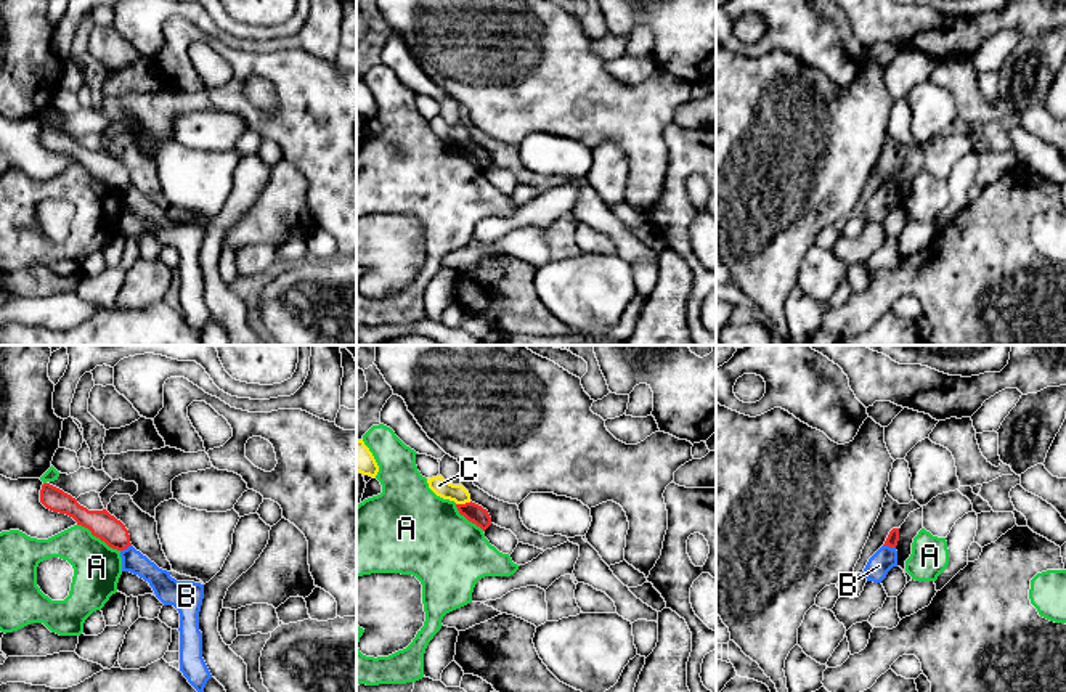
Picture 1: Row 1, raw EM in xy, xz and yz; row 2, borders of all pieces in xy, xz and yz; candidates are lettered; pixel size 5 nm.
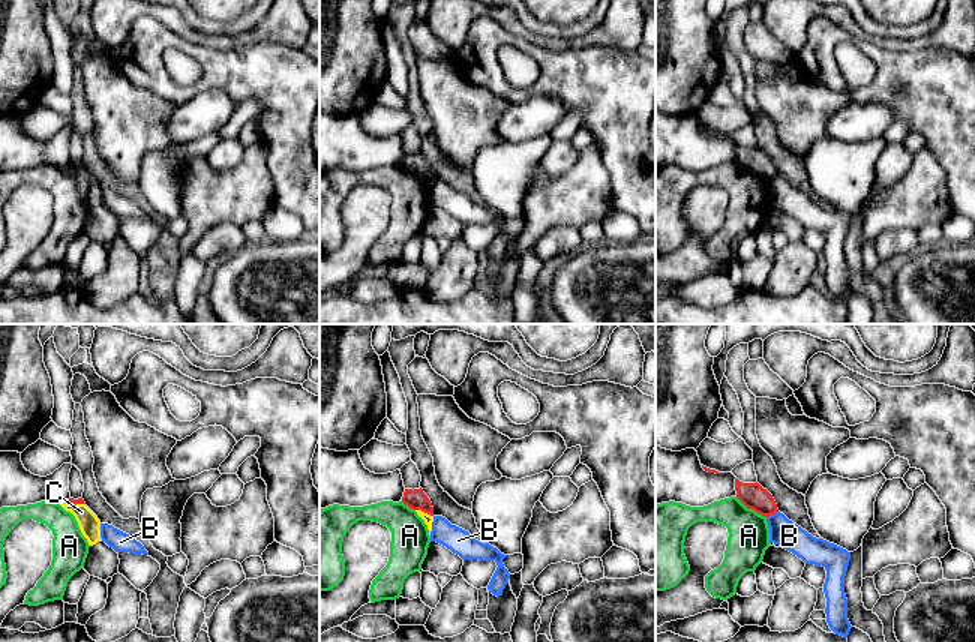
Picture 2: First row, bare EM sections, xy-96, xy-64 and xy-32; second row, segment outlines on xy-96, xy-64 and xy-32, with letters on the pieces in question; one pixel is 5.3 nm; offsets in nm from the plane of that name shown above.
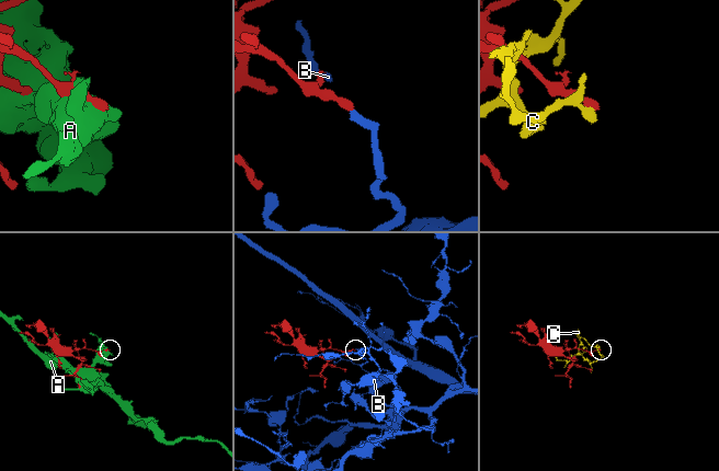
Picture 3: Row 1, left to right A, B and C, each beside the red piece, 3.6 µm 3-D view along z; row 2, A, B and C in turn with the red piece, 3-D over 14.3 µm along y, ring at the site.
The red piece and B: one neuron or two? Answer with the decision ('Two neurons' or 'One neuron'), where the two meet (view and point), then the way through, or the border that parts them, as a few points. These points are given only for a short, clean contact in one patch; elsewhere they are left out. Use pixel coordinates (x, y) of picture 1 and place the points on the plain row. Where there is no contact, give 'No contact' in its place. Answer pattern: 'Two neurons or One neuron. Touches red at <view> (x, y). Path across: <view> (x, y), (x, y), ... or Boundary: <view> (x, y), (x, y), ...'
Two neurons. Touches red at yz (890, 187). Boundary: yz (883, 185), (895, 188)

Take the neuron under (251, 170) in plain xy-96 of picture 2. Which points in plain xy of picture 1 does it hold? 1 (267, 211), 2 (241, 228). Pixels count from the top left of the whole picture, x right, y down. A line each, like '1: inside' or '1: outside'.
1: inside
2: inside

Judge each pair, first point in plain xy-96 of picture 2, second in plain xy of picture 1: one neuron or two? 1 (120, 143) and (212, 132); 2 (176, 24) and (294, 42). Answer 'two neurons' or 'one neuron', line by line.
1: two neurons
2: one neuron

